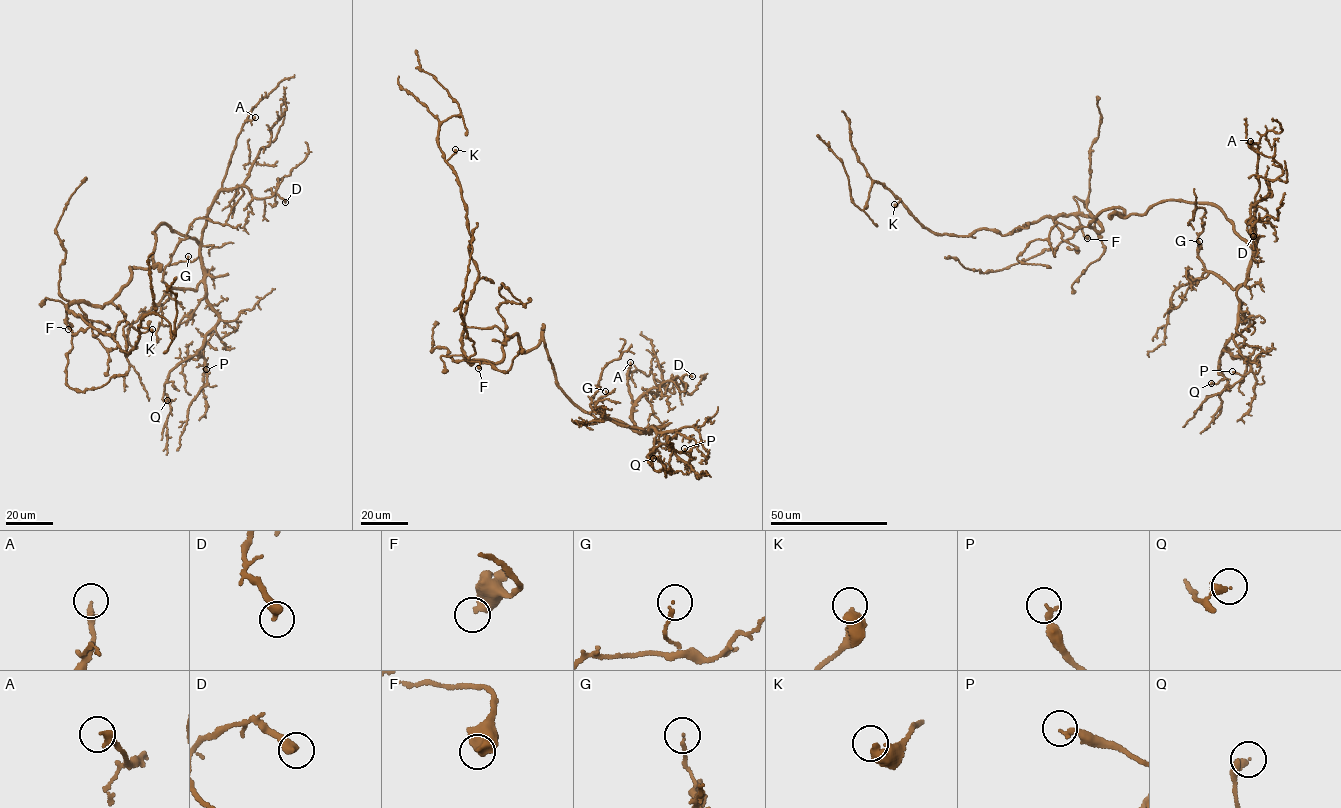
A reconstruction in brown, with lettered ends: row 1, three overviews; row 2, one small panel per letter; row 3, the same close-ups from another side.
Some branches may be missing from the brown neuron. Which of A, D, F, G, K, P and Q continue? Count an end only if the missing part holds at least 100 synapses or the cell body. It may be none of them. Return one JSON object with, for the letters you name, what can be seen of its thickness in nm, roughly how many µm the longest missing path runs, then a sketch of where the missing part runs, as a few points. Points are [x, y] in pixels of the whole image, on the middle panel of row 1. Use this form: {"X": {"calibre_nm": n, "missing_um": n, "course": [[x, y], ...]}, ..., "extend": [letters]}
{"extend": []}

